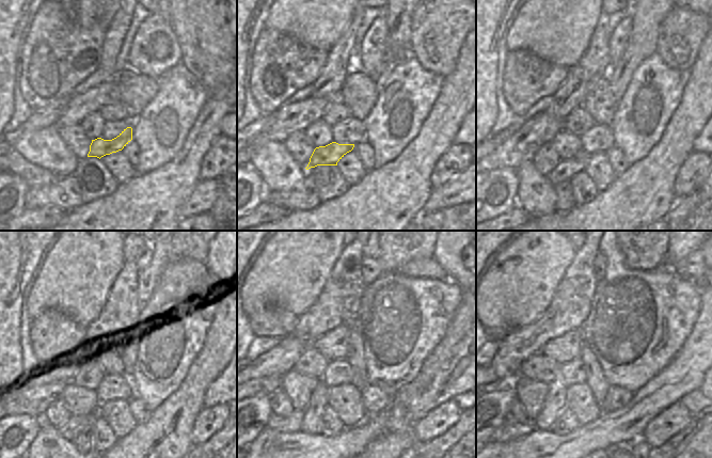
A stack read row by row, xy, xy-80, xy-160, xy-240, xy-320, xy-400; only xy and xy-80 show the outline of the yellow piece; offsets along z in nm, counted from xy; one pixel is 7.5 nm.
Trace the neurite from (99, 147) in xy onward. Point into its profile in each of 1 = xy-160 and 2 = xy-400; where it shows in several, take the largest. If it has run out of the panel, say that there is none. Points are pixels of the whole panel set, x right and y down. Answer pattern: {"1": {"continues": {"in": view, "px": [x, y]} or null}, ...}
{"1": {"continues": {"in": "xy-160", "px": [544, 172]}}, "2": {"continues": {"in": "xy-400", "px": [510, 429]}}}

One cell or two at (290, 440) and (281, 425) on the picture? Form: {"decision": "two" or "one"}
{"decision": "two"}

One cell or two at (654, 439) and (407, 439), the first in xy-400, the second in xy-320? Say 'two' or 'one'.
two

